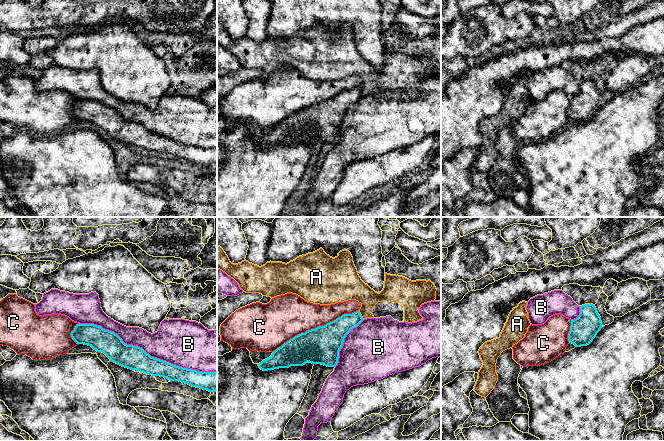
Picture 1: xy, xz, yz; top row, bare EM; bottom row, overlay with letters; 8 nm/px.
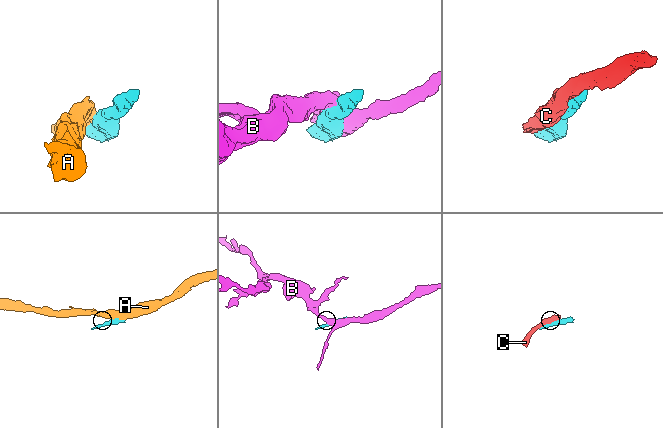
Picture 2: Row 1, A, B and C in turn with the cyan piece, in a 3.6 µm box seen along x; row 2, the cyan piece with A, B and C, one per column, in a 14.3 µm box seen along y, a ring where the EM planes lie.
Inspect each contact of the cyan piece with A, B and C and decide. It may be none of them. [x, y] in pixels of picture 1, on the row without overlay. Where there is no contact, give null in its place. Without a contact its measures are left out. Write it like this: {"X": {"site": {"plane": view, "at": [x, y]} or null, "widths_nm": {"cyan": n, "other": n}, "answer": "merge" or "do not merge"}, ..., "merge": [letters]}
{"A": {"site": {"plane": "xz", "at": [360, 91]}, "widths_nm": {"cyan": 180, "other": 220}, "answer": "do not merge"}, "B": {"site": {"plane": "xy", "at": [148, 130]}, "widths_nm": {"cyan": 190, "other": 360}, "answer": "do not merge"}, "C": {"site": {"plane": "xz", "at": [315, 104]}, "widths_nm": {"cyan": 300, "other": 340}, "answer": "do not merge"}, "merge": []}

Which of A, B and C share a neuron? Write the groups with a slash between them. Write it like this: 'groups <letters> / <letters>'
groups A / B / C

